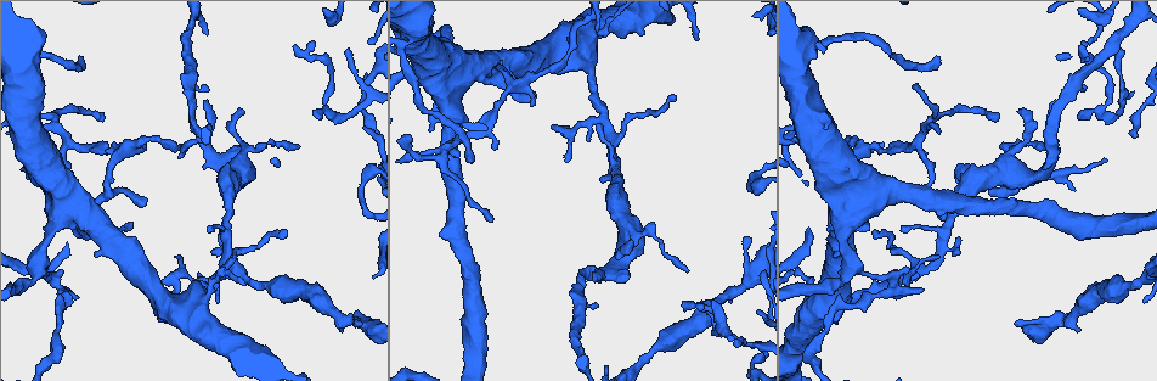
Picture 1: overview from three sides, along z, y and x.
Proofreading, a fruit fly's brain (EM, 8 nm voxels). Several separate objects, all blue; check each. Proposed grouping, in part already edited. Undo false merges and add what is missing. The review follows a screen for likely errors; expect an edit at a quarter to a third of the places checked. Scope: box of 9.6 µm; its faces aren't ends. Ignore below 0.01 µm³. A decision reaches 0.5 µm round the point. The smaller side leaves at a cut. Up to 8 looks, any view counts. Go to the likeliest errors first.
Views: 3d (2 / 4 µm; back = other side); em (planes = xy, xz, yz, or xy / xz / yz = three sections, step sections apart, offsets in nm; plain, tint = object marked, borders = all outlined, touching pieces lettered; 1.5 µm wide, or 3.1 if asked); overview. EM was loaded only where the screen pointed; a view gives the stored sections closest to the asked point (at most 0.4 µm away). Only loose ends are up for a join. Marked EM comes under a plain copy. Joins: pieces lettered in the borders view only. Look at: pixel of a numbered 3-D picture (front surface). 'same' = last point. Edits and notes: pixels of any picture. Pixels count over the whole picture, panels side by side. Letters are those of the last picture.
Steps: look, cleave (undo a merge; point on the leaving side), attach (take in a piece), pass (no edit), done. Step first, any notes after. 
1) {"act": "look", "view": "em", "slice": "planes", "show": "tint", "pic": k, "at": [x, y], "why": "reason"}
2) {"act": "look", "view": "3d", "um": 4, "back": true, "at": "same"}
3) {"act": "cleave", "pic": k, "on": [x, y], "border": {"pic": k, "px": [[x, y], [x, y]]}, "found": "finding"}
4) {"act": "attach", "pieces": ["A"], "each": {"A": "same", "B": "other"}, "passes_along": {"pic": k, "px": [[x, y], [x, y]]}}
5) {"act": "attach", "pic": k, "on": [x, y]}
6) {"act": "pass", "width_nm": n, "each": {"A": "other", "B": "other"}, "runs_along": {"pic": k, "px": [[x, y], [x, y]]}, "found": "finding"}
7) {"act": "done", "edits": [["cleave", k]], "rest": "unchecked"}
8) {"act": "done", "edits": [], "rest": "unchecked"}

{"act": "look", "view": "em", "slice": "planes", "show": "borders", "pic": 1, "at": [1121, 52]}

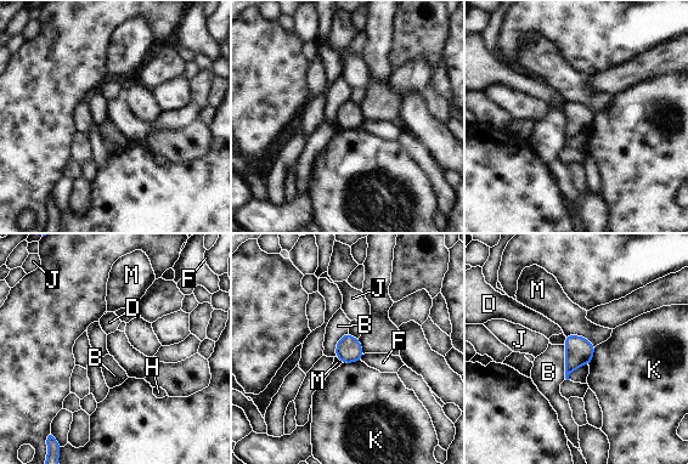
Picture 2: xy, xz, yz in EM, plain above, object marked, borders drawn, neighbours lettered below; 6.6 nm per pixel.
{"act": "pass", "each": {"B": "other", "D": "other", "F": "other", "H": "other", "J": "other", "K": "other", "M": "other"}, "border": {"pic": 2, "px": [[565, 335], [581, 335], [595, 346]]}, "found": "none of them fits"}

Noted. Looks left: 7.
{"act": "look", "view": "em", "slice": "planes", "show": "borders", "pic": 1, "at": [685, 272]}

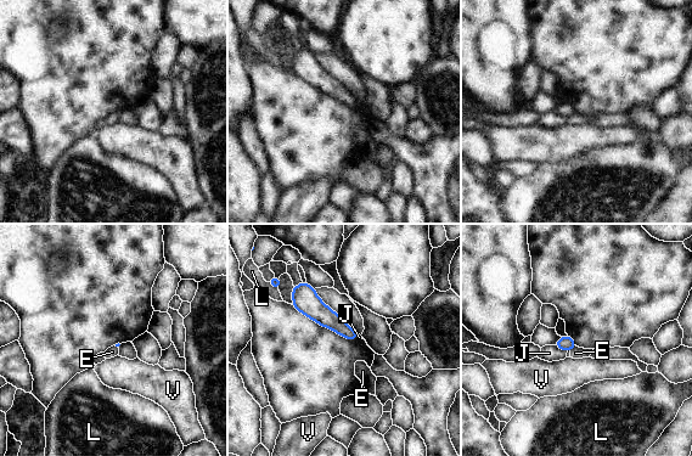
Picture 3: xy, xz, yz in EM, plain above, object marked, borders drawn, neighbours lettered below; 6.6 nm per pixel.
{"act": "pass", "longest_contact_nm": ["J", 100], "each": {"E": "other", "J": "other", "L": "other", "V": "other"}, "runs_along": {"pic": 3, "px": [[296, 288], [320, 313], [353, 336]]}, "found": "none of them fits"}

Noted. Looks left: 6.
{"act": "look", "view": "3d", "um": 2, "pic": 1, "at": [633, 241], "why": "free end"}

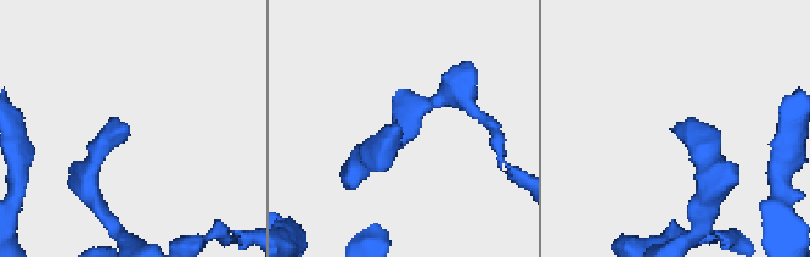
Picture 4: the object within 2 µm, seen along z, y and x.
{"act": "look", "view": "em", "slice": "yz", "step": 4, "show": "tint", "pic": 4, "at": [680, 126], "why": "need the tissue"}

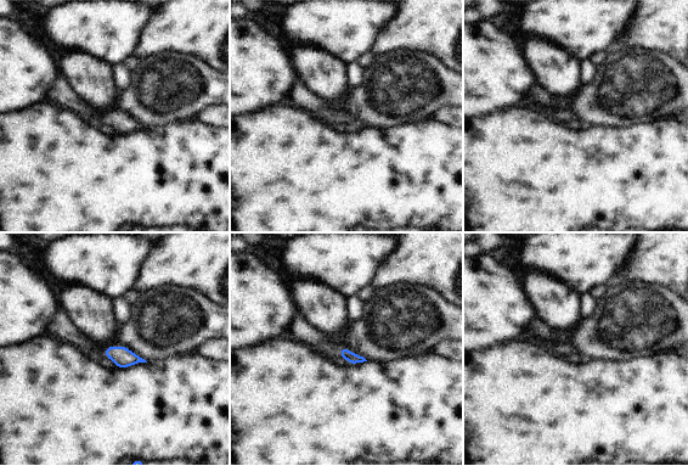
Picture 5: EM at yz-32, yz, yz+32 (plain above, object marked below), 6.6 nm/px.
{"act": "look", "view": "em", "slice": "yz", "step": 4, "show": "borders", "at": "same"}

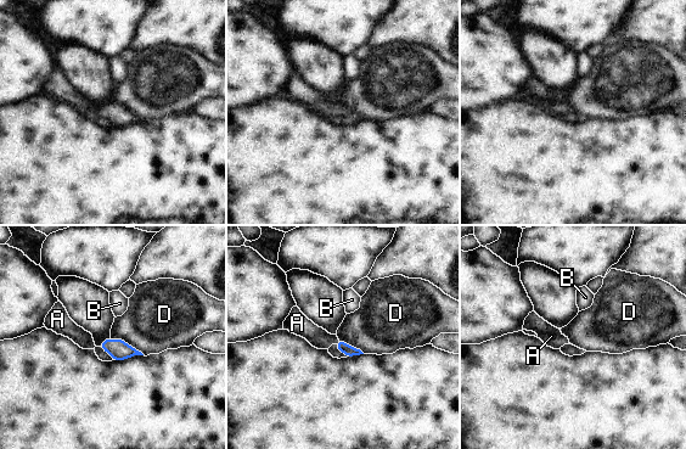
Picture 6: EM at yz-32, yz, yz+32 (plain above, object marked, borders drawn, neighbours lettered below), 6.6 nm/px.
{"act": "attach", "pieces": ["A"], "each": {"A": "same", "B": "other", "D": "other"}, "passes_along": {"pic": 6, "px": [[347, 349], [337, 342], [318, 337]]}, "found": "the neuron continues"}

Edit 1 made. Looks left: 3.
{"act": "done", "edits": [["attach", 6]], "rest": "unchecked"}

